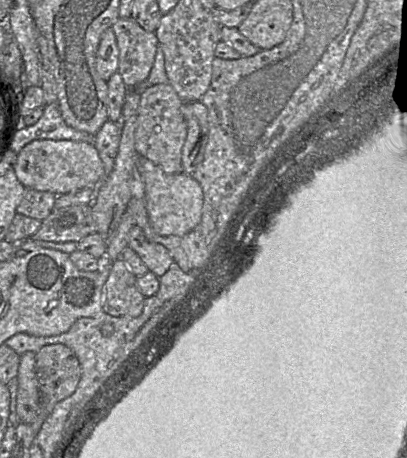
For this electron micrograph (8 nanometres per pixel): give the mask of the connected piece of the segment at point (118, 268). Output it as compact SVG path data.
M116 259L104 284L102 309L113 317L137 317L141 314L145 297L136 285L137 277L124 261Z

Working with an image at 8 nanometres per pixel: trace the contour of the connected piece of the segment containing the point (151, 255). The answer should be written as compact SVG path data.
M136 224L129 231L128 246L140 256L148 270L158 277L174 263L169 250L163 244L150 240Z

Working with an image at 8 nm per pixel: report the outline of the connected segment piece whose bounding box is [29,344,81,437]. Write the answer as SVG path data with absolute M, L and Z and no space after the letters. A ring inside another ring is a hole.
M63 344L45 345L35 358L40 404L36 418L29 425L36 437L55 405L76 390L81 367L75 353Z

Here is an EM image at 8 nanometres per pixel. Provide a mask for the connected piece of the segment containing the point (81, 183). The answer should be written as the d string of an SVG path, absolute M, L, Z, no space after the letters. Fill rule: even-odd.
M37 139L25 145L17 155L14 171L27 189L63 195L83 188L97 188L104 180L105 168L96 147L88 142Z

